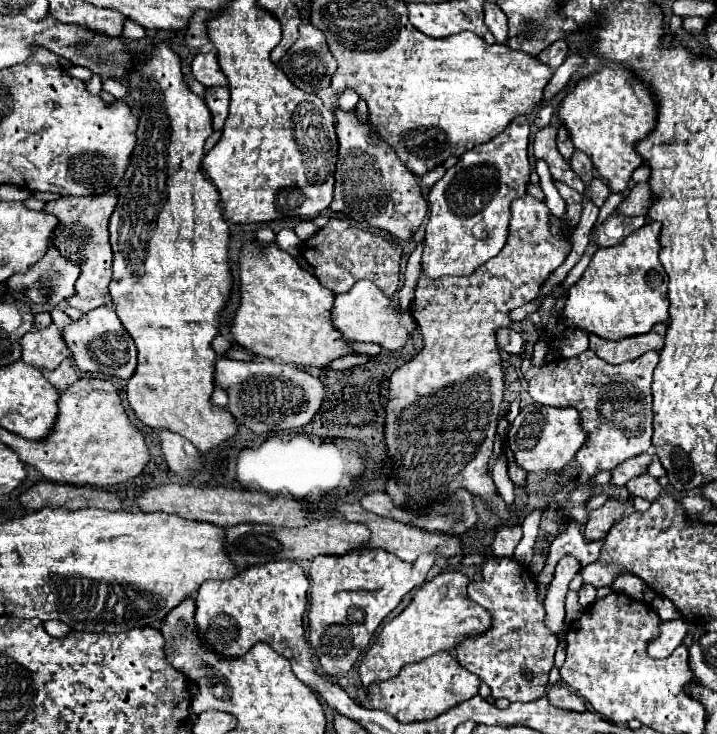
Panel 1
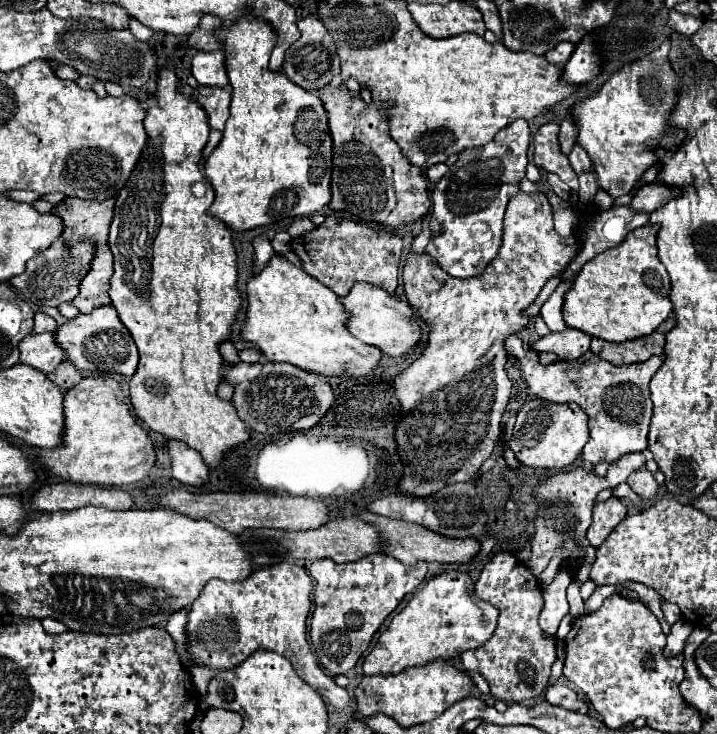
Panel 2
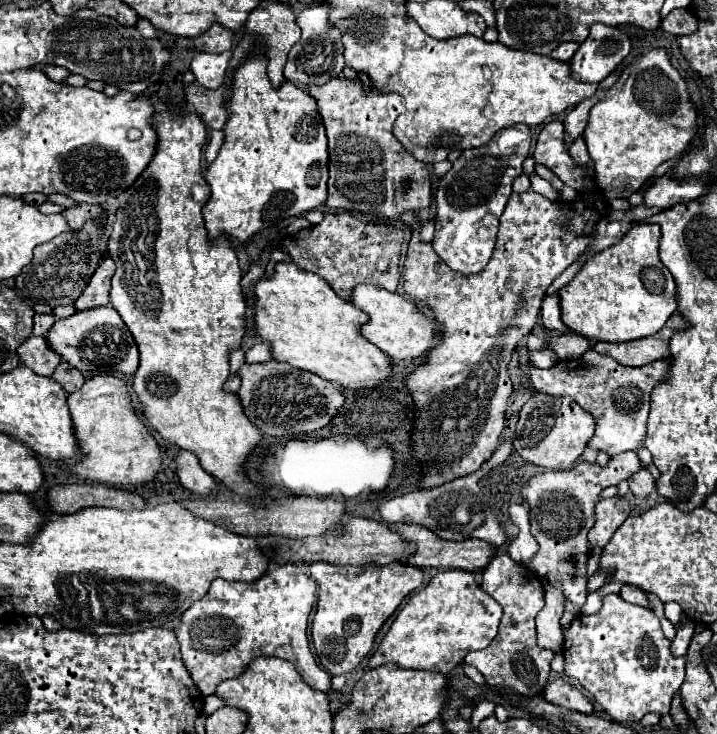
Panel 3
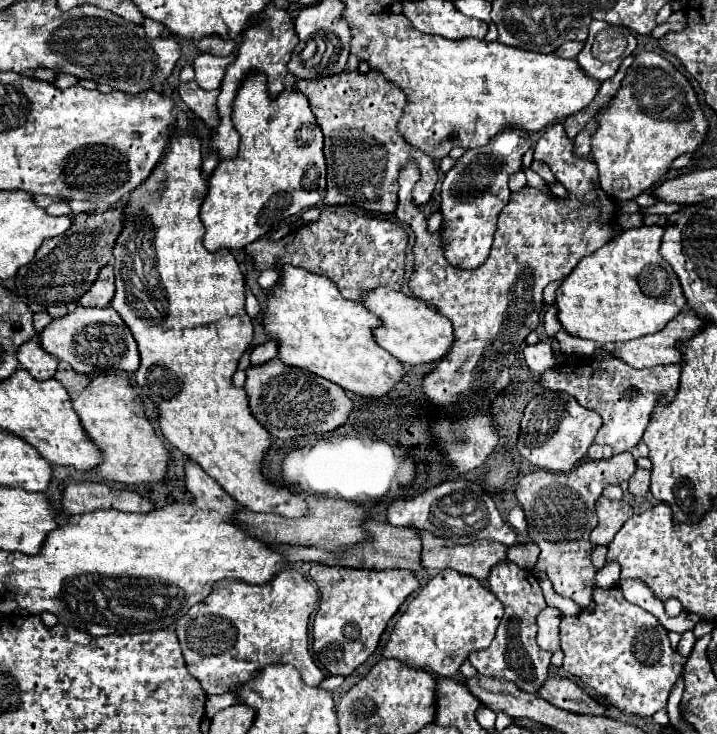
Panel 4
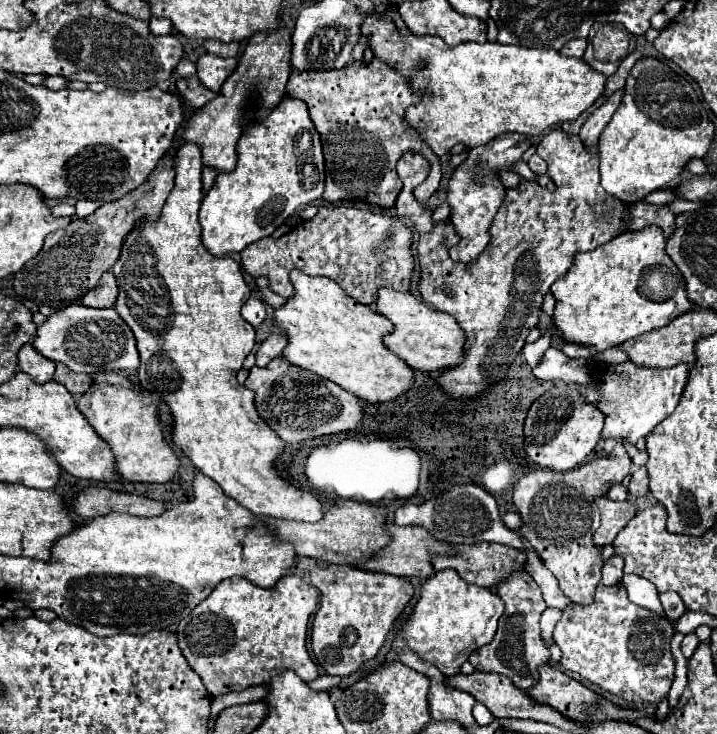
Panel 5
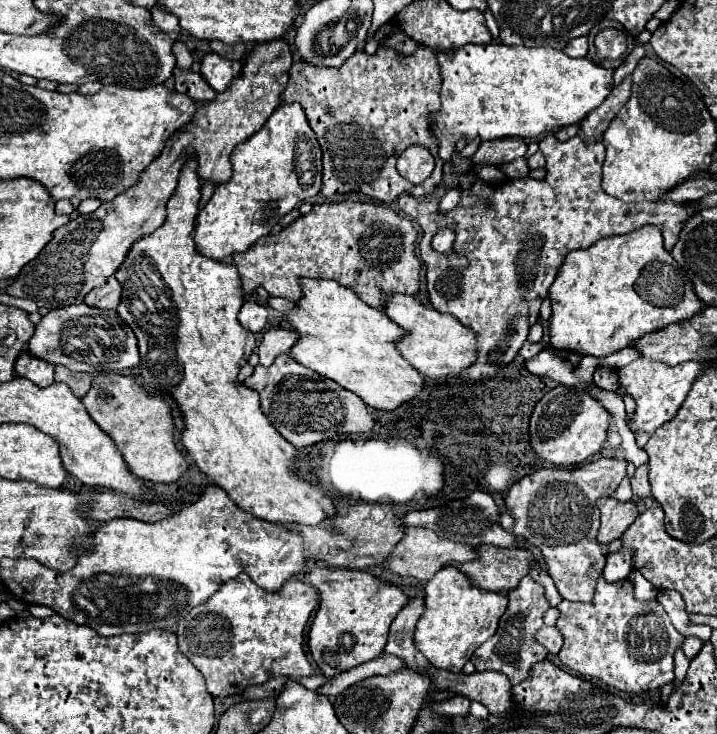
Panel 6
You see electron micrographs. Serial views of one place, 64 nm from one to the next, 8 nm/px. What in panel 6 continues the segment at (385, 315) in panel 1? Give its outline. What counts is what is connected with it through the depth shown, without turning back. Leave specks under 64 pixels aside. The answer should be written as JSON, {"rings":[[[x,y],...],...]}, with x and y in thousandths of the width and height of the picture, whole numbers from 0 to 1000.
{"rings":[[[544,401],[536,414],[536,428],[547,433],[563,450],[563,458],[552,463],[555,480],[597,515],[628,515],[639,512],[647,501],[664,490],[664,458],[656,447],[644,444],[630,428],[614,428],[605,420],[586,414],[569,401]]]}

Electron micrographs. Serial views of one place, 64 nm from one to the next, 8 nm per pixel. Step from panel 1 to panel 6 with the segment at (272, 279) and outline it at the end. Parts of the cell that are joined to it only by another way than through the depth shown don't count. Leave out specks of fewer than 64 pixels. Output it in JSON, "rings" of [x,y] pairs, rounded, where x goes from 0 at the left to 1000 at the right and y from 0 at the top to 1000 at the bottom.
{"rings":[[[418,379],[418,392],[421,406],[396,431],[402,444],[416,455],[413,469],[404,474],[404,485],[416,496],[466,518],[477,529],[488,529],[513,553],[530,559],[550,559],[586,537],[589,510],[550,471],[563,455],[552,439],[533,422],[508,414],[494,398],[466,381]]]}

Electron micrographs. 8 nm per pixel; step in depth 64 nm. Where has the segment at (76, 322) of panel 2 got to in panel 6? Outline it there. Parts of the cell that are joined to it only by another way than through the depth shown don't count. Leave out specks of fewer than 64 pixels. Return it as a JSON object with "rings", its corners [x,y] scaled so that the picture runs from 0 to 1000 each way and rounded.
{"rings":[[[117,411],[70,422],[50,444],[50,452],[39,466],[39,480],[70,496],[86,496],[100,507],[123,510],[187,501],[195,493],[190,458],[184,447],[165,431],[165,425],[128,420]]]}

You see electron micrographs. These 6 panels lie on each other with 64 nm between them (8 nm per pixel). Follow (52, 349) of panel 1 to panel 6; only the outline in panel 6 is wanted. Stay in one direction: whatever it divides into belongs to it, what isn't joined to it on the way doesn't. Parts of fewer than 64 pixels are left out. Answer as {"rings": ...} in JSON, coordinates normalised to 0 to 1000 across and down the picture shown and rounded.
{"rings":[[[28,480],[25,490],[22,490],[22,510],[33,512],[39,518],[45,518],[50,526],[67,526],[75,520],[75,499],[45,485],[42,480]]]}

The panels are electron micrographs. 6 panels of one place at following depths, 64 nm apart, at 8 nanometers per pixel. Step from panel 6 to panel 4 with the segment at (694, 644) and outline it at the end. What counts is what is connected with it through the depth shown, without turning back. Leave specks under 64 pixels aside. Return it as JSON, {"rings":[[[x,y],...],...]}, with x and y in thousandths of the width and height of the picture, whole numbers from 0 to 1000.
{"rings":[[[965,858],[951,861],[951,869],[948,869],[948,875],[946,875],[943,888],[946,888],[946,891],[951,891],[951,894],[960,894],[960,891],[962,891],[962,886],[965,886],[965,880],[968,880],[968,875],[971,875],[971,866],[968,866],[968,861],[965,861]]]}

